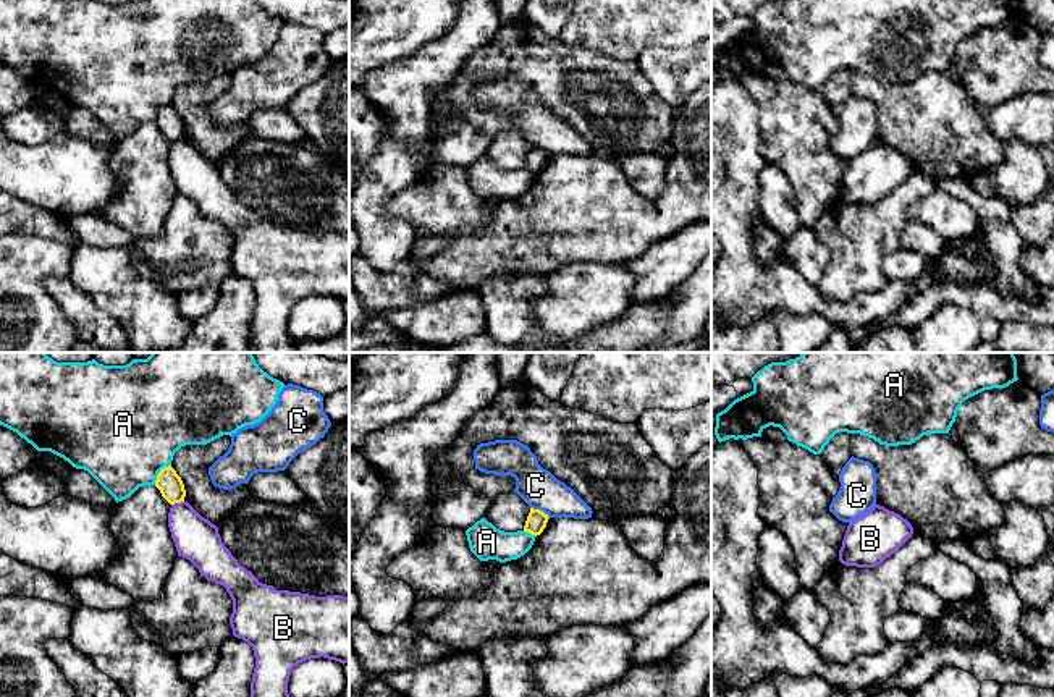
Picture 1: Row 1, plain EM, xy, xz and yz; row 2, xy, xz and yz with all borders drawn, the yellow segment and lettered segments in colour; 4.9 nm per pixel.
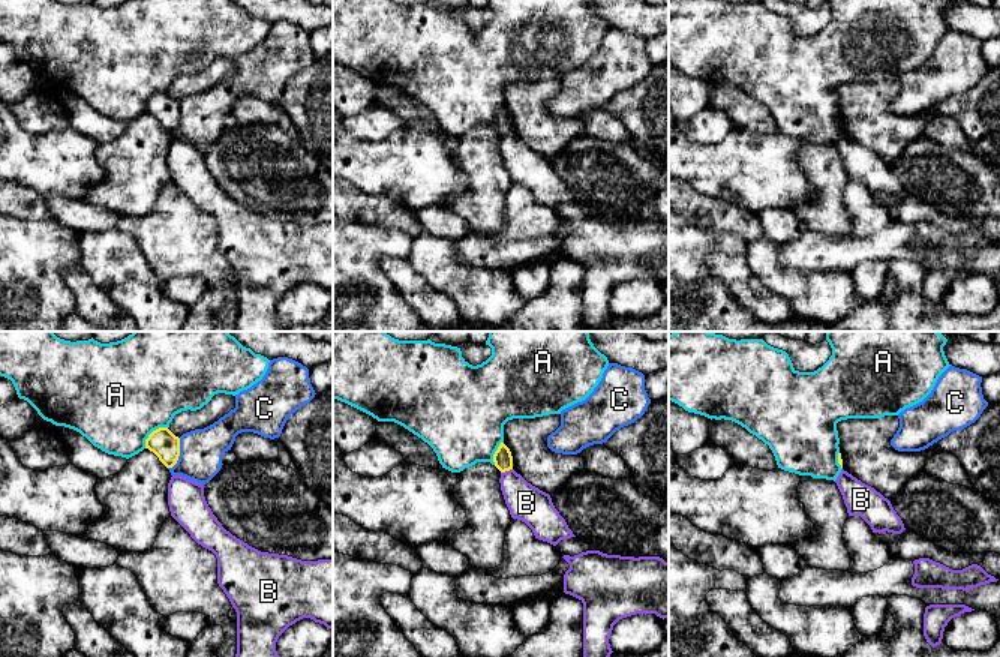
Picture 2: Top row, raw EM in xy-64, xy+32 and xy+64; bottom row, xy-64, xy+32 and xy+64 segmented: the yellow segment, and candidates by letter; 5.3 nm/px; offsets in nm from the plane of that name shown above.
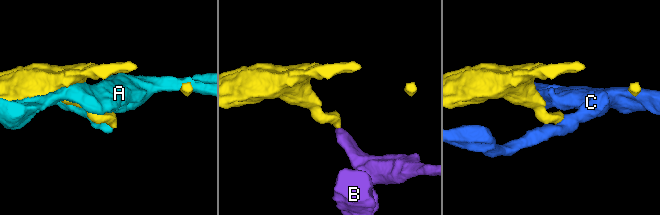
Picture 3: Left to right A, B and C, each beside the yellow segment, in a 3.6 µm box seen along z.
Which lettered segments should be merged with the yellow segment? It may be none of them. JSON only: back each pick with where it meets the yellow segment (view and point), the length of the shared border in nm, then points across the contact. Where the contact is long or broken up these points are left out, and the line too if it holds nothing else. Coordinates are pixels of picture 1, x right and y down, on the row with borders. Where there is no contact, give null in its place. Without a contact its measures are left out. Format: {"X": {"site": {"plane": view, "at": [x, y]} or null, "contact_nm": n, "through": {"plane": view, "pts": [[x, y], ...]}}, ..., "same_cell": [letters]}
{"same_cell": []}

